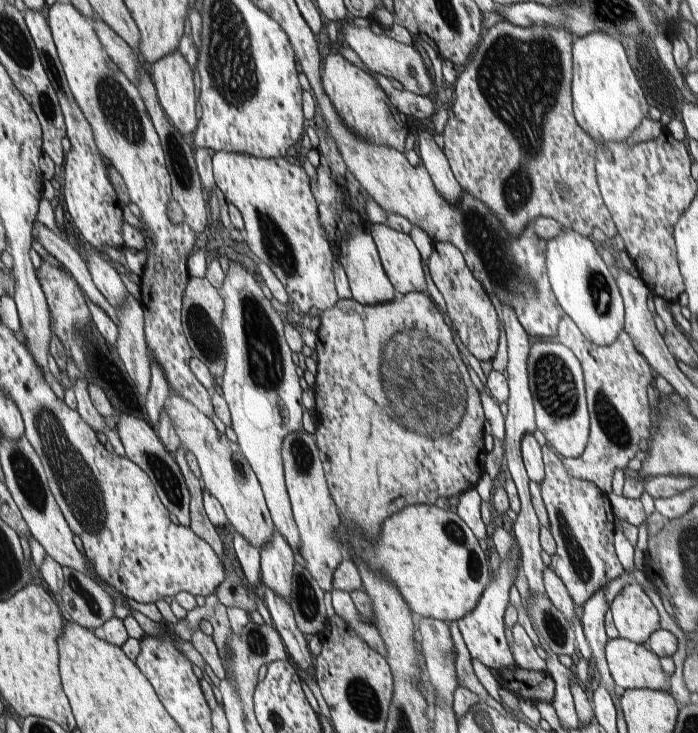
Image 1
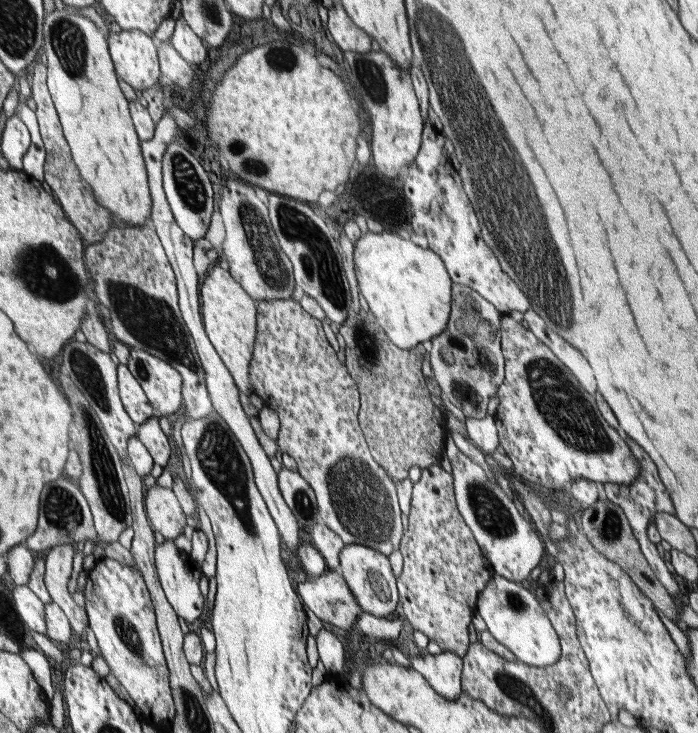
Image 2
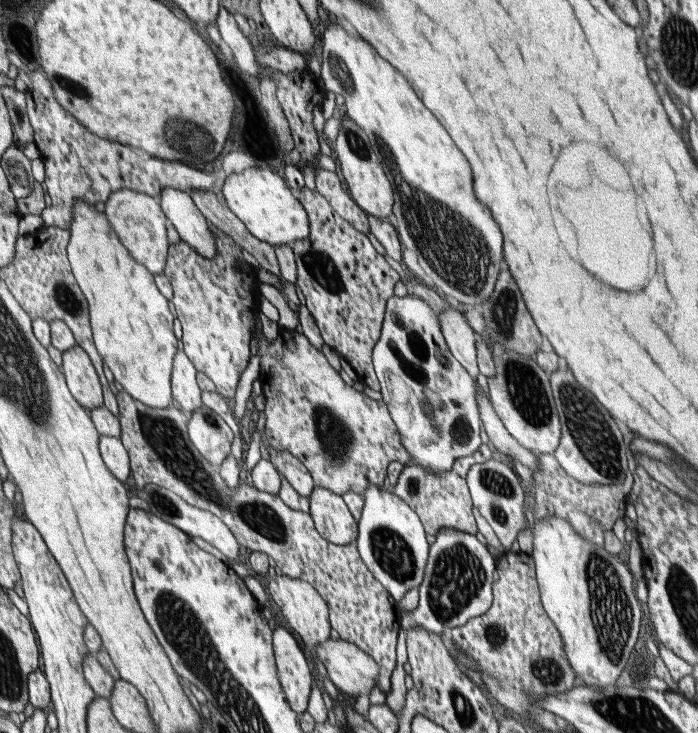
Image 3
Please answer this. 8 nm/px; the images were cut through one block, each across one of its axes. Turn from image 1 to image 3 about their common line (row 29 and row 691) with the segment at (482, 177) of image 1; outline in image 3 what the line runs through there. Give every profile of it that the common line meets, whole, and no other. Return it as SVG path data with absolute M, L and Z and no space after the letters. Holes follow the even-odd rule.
M505 550L495 564L495 572L497 572L497 580L491 584L491 592L493 592L493 600L487 612L483 612L477 618L471 618L471 622L451 628L447 630L447 634L451 636L451 642L465 652L465 656L471 656L479 668L481 668L481 680L485 682L485 686L489 688L491 696L505 706L507 712L515 712L515 714L523 714L525 710L533 710L537 706L533 706L533 702L529 700L529 696L539 696L539 694L555 694L555 692L567 692L571 688L575 688L577 682L577 674L571 668L565 652L563 652L563 642L561 642L561 634L555 628L555 624L545 616L543 608L541 608L541 600L539 600L539 590L537 590L537 582L535 582L535 564L531 562L529 556L521 556L515 550Z

